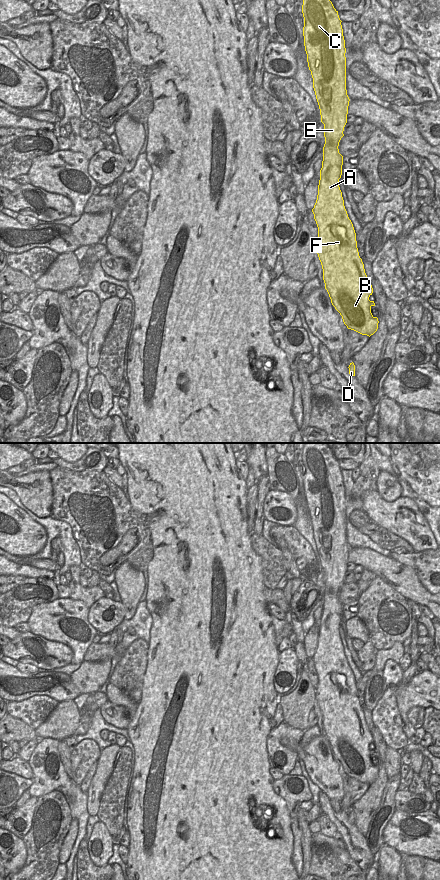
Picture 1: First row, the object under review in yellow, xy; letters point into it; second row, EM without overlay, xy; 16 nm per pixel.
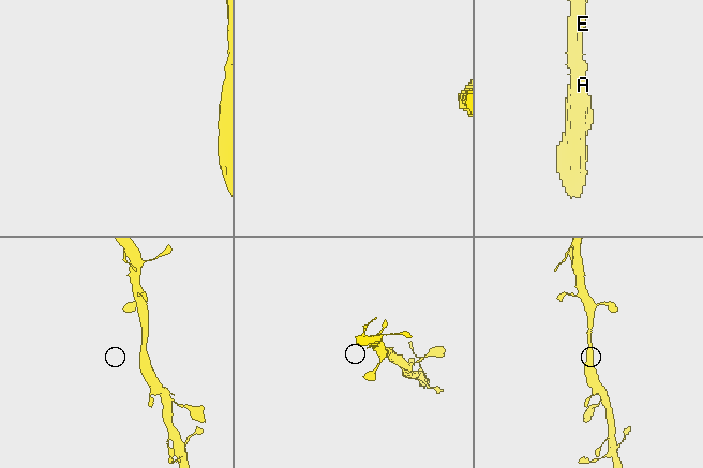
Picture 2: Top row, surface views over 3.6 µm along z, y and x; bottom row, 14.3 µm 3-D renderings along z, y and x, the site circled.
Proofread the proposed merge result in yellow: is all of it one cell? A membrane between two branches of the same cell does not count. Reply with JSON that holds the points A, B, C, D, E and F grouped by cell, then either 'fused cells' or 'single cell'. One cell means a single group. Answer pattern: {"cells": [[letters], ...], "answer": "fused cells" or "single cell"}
{"cells": [["A", "B", "C", "D", "E", "F"]], "answer": "single cell"}

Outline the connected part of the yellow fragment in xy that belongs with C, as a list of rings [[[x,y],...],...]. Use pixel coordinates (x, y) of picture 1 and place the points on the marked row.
[[[303,0],[302,13],[304,46],[320,109],[321,122],[324,124],[325,137],[318,195],[312,209],[318,227],[315,251],[322,265],[325,289],[332,305],[342,316],[344,324],[348,329],[370,337],[377,331],[379,323],[378,318],[371,313],[371,307],[375,306],[374,301],[369,300],[373,288],[359,256],[356,233],[345,209],[339,187],[343,156],[339,153],[338,146],[344,136],[350,101],[346,90],[346,48],[342,21],[330,0]]]

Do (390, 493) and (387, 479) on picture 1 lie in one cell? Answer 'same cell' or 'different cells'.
same cell

